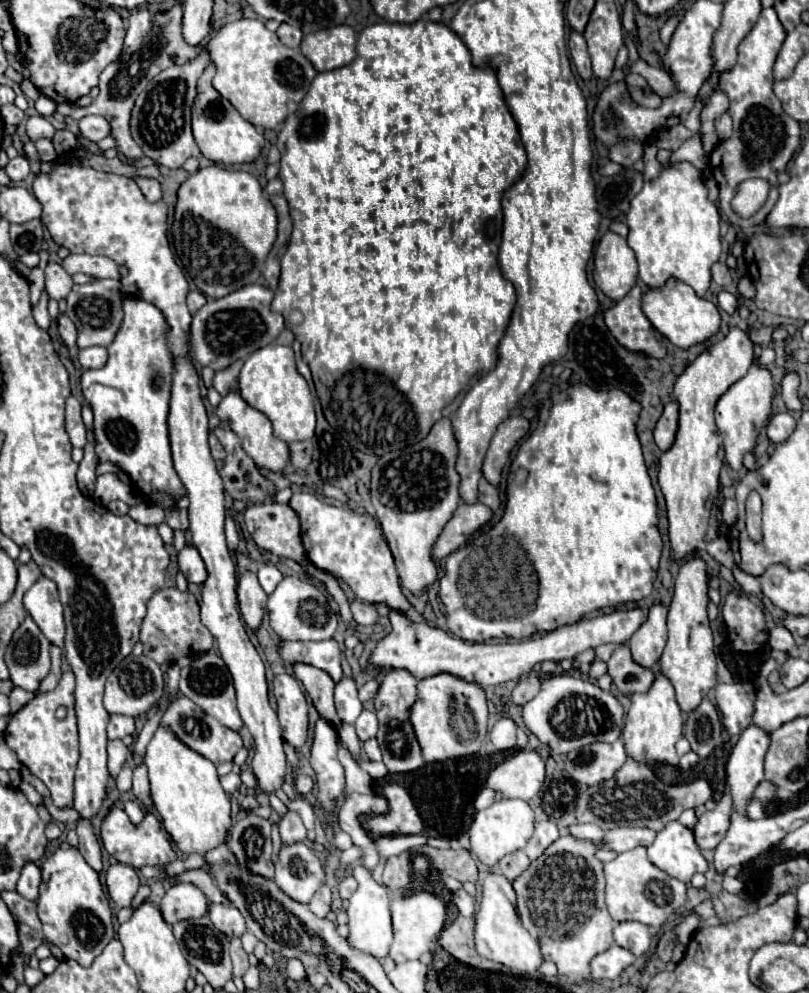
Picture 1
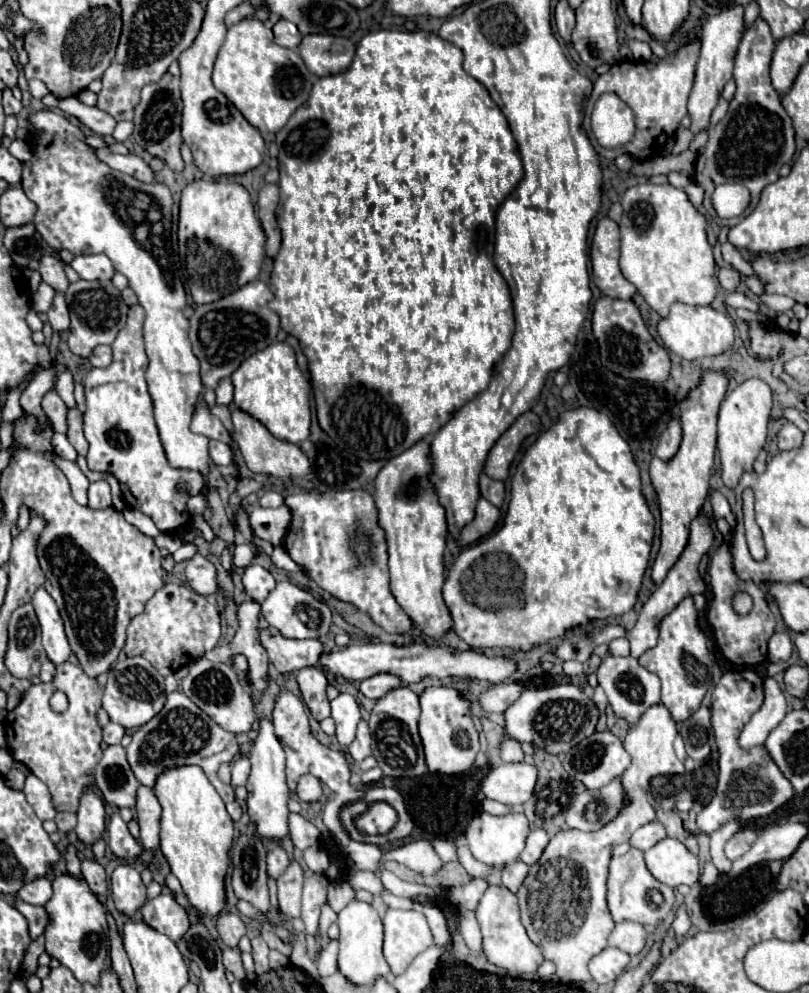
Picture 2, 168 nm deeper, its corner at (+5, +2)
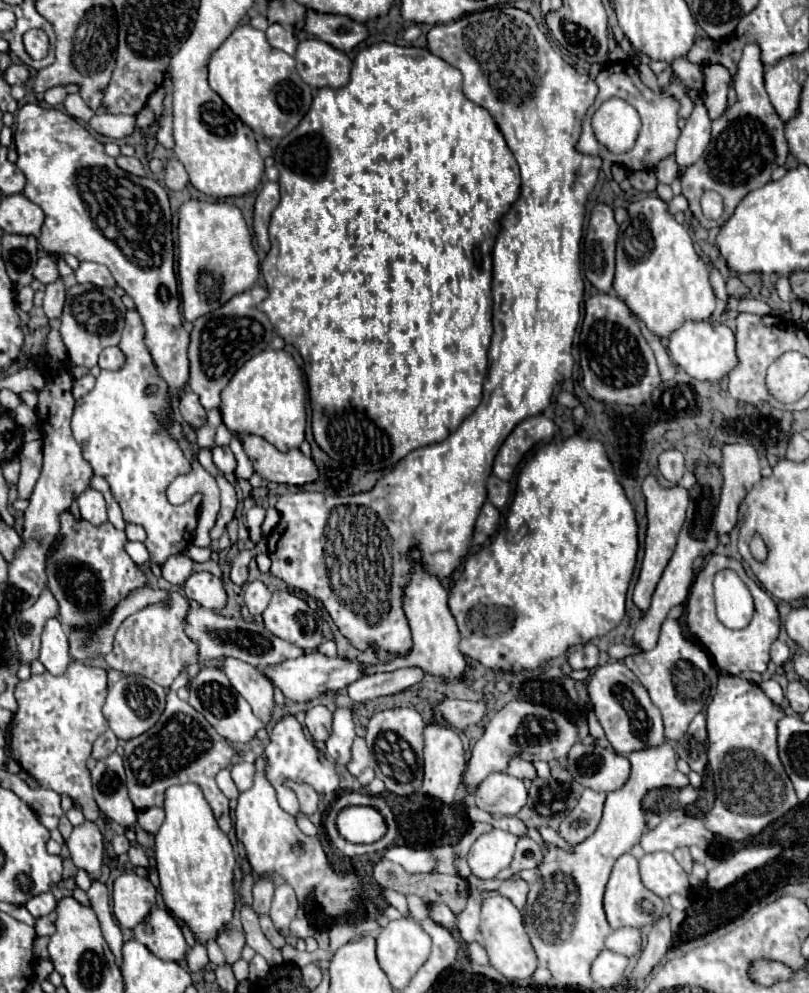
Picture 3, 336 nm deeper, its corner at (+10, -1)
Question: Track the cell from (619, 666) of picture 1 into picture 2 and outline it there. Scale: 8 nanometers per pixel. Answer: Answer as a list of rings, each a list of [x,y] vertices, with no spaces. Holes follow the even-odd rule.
[[[608,655],[598,667],[596,677],[608,697],[608,705],[612,707],[614,715],[618,719],[624,719],[628,725],[636,723],[636,719],[640,719],[640,715],[644,715],[648,707],[660,703],[660,679],[646,671],[644,667],[640,667],[640,663],[634,657]]]

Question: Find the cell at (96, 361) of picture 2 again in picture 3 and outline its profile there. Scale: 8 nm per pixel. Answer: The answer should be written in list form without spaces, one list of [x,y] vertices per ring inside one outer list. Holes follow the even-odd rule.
[[[117,346],[105,348],[99,354],[99,368],[103,368],[103,370],[117,370],[119,366],[123,366],[123,352]]]

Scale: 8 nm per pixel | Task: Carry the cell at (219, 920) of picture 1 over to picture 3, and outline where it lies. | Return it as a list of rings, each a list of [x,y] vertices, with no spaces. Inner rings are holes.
[[[227,926],[227,928],[223,928],[219,932],[217,944],[221,946],[221,950],[225,954],[225,960],[233,964],[233,962],[237,962],[241,958],[241,950],[245,946],[245,938],[243,938],[243,932]]]

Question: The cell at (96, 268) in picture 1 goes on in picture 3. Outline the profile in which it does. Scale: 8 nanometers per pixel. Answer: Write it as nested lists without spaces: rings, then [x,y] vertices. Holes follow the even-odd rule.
[[[81,262],[79,268],[75,270],[75,276],[77,276],[79,284],[89,282],[95,286],[109,286],[109,288],[115,286],[115,280],[113,280],[111,272],[107,270],[107,266],[97,264],[97,262]]]

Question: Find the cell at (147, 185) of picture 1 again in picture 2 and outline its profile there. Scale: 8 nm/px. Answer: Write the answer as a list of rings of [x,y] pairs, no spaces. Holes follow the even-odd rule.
[[[98,149],[98,157],[104,163],[108,163],[112,169],[116,169],[116,171],[132,175],[132,177],[136,177],[142,183],[154,183],[152,169],[148,167],[148,163],[142,157],[138,157],[134,153],[118,155],[118,153],[112,153],[110,149]]]

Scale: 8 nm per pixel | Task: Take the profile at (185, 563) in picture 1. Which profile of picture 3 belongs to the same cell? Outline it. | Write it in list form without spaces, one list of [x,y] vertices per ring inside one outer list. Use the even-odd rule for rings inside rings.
[[[211,572],[191,574],[187,578],[183,590],[185,590],[185,596],[189,600],[193,600],[209,610],[221,610],[225,606],[225,600],[227,600],[223,582],[217,576],[213,576]]]

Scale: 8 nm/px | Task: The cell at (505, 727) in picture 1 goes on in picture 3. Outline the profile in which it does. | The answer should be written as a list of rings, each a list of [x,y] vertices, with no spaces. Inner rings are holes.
[[[513,756],[509,760],[509,766],[507,766],[505,772],[511,774],[511,776],[517,776],[517,778],[523,778],[523,780],[533,780],[537,776],[533,764],[527,762],[527,760],[523,760],[523,758],[519,758],[519,756]]]

